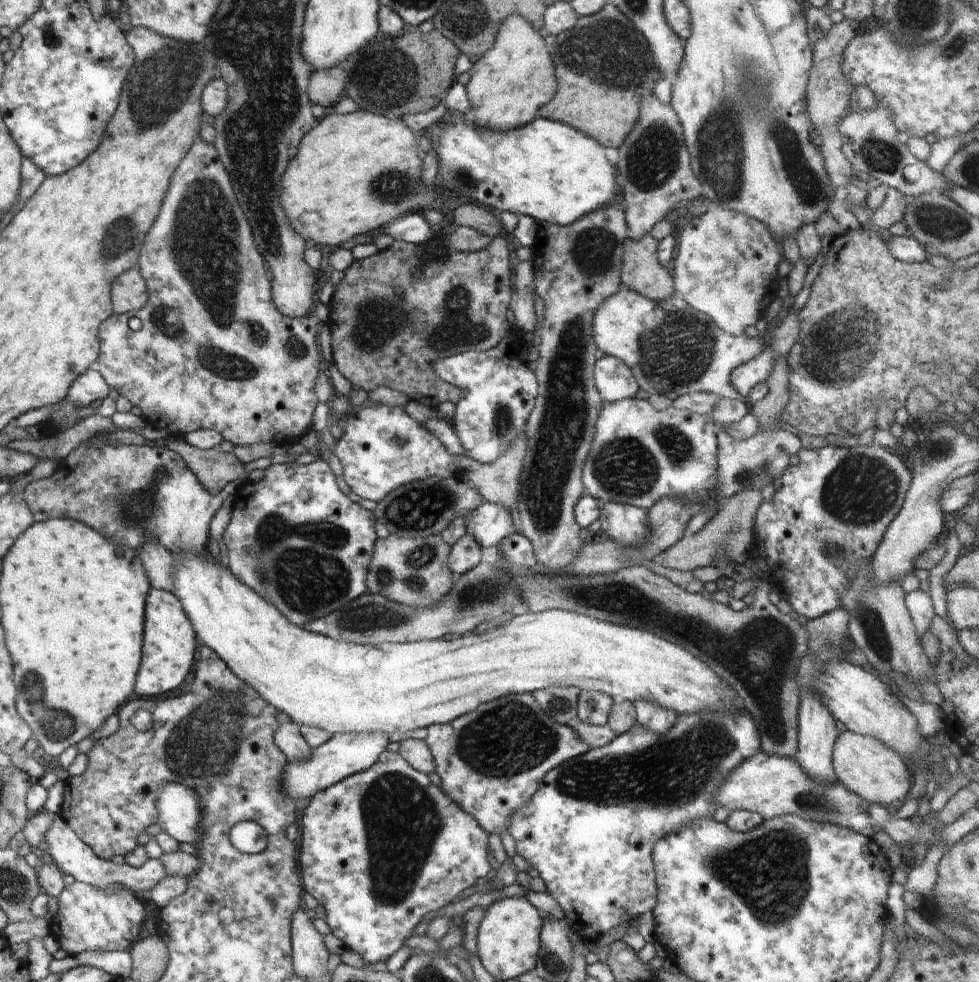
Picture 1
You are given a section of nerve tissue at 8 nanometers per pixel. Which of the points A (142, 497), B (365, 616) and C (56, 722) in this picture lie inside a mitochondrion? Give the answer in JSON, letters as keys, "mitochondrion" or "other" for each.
{"A":"mitochondrion","B":"mitochondrion","C":"mitochondrion"}

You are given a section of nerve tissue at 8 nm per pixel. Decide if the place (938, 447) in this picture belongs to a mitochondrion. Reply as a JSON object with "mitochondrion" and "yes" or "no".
{"mitochondrion":"yes"}

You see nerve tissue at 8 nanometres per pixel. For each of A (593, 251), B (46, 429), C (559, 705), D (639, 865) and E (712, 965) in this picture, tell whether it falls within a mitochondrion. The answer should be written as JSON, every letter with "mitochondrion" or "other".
{"A":"mitochondrion","B":"other","C":"mitochondrion","D":"other","E":"other"}

